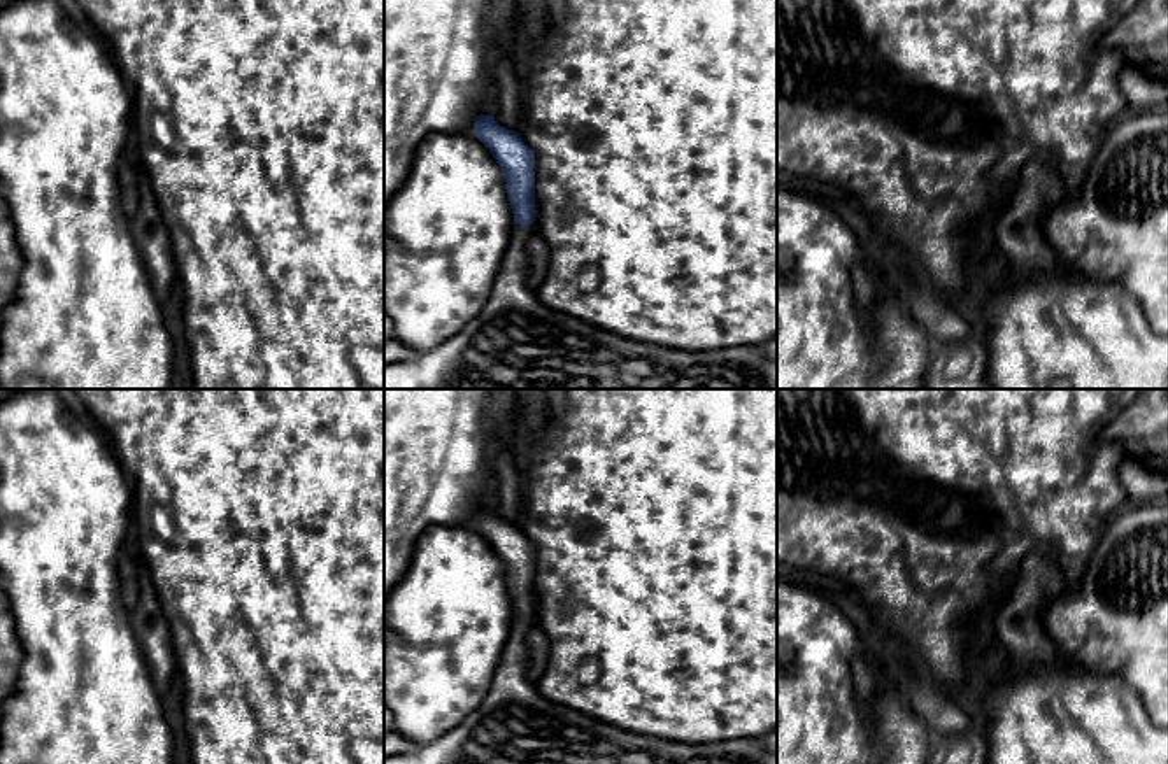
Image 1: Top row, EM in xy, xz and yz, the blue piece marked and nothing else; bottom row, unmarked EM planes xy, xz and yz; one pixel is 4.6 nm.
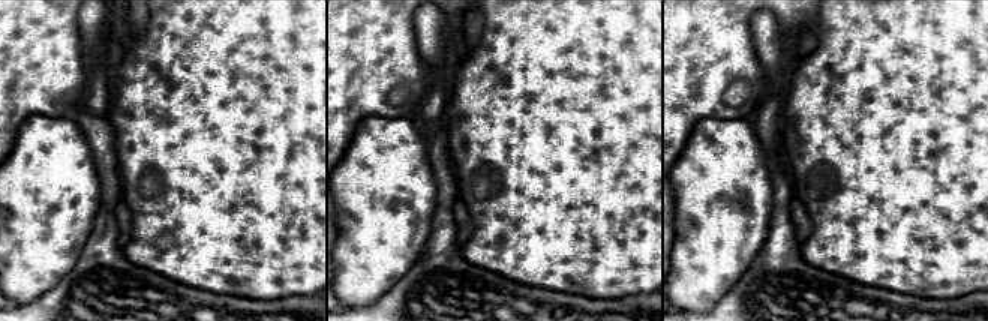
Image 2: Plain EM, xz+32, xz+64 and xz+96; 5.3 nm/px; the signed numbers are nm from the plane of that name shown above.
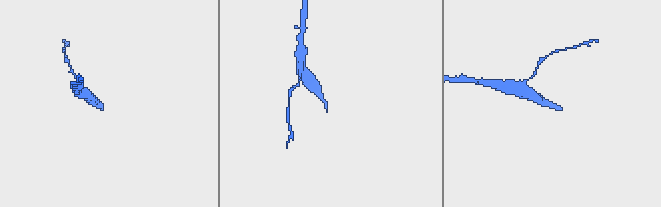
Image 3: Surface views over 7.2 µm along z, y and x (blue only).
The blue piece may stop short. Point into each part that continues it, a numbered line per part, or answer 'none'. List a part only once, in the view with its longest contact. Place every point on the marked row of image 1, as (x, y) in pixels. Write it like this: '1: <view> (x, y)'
1: xz (516, 342)

